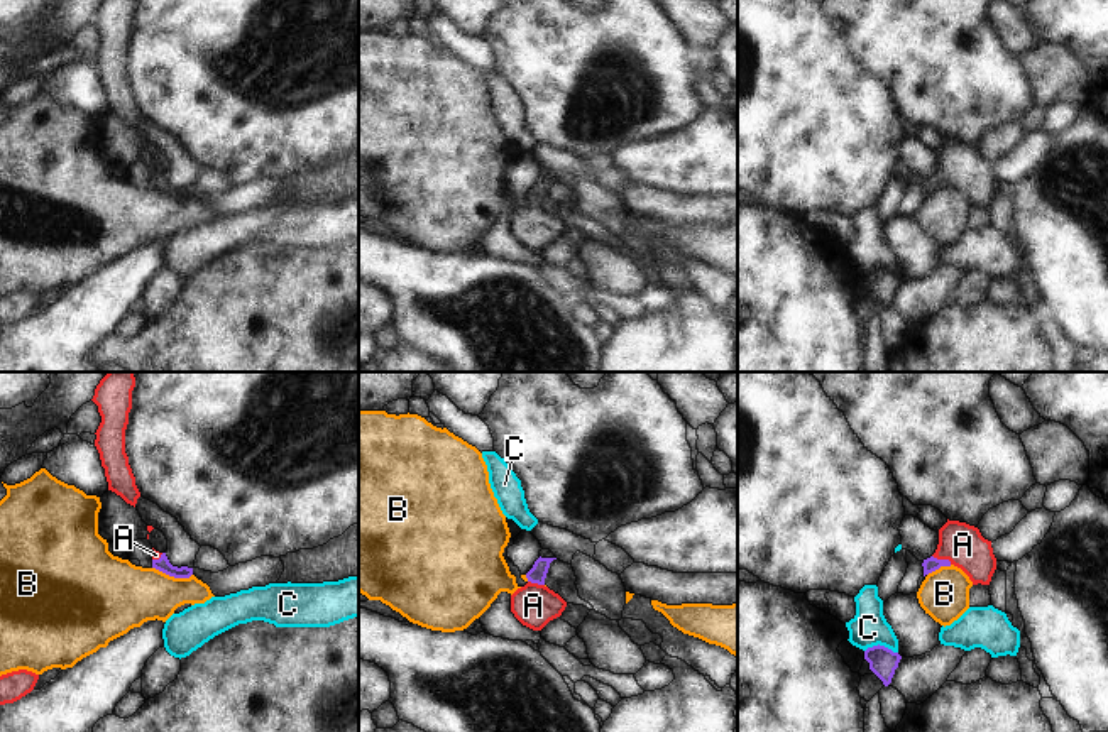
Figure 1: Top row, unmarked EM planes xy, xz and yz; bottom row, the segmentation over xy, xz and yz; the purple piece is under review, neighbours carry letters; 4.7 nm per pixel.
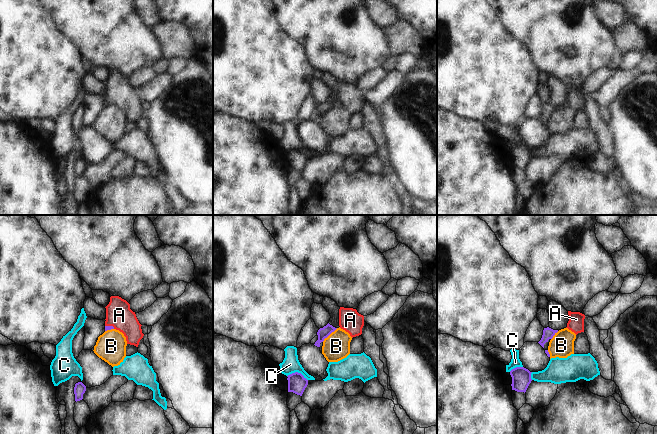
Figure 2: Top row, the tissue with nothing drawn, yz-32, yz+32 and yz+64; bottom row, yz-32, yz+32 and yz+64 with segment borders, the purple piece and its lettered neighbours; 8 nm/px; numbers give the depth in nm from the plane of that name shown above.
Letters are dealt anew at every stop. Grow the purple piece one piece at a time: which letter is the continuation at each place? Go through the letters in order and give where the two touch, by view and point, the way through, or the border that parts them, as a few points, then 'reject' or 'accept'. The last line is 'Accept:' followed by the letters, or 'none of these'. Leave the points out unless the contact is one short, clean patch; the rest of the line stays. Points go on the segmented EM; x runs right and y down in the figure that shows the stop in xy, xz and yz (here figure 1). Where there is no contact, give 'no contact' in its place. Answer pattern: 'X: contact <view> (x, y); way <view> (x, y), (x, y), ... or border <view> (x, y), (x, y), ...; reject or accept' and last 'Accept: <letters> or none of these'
A: contact yz (943, 560); way yz (931, 563), (943, 560), (958, 545), (963, 545); accept
B: contact xy (173, 575); border xy (153, 567), (175, 577), (191, 575); reject
C: contact yz (882, 646); border yz (865, 650), (883, 644), (897, 653); reject
Accept: A

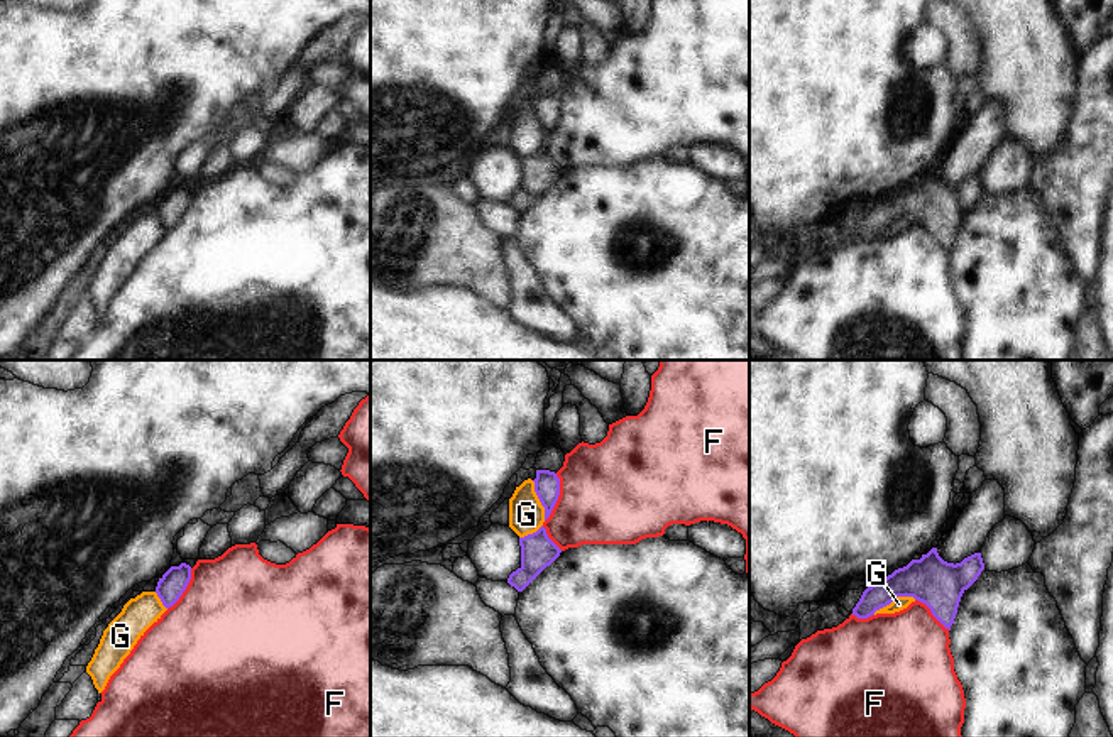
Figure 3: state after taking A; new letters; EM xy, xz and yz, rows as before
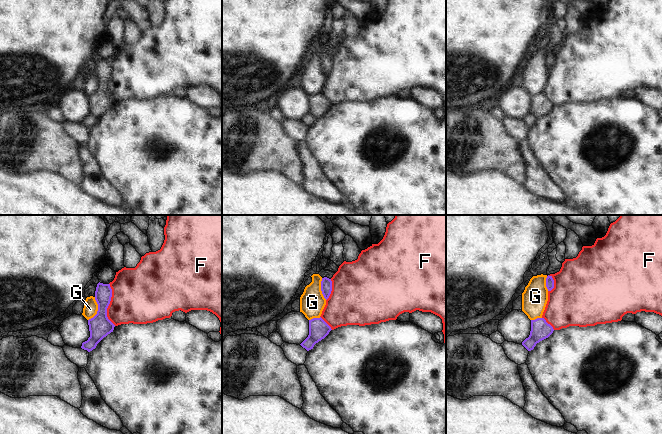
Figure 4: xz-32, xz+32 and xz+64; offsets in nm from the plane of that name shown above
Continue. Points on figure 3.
F: contact xz (557, 497); reject
G: contact yz (893, 599); accept
Accept: G

